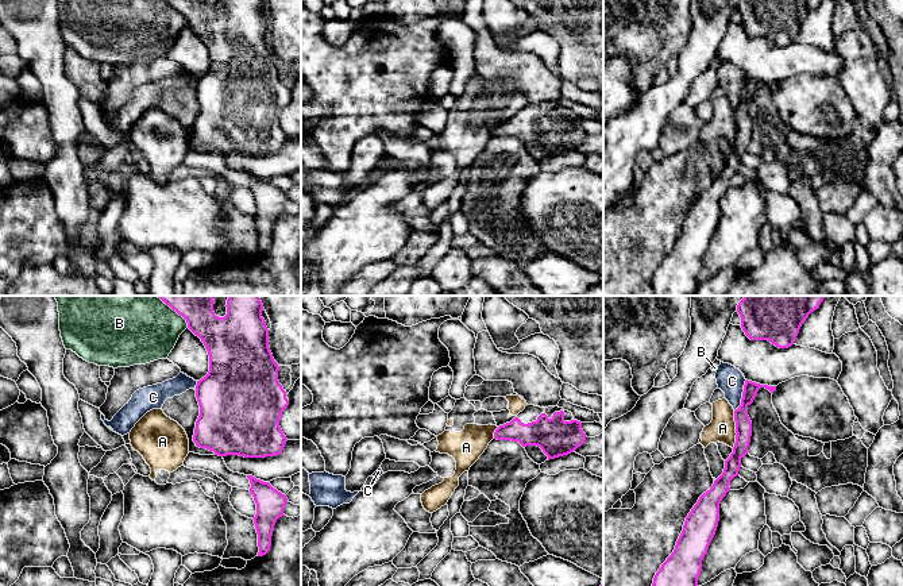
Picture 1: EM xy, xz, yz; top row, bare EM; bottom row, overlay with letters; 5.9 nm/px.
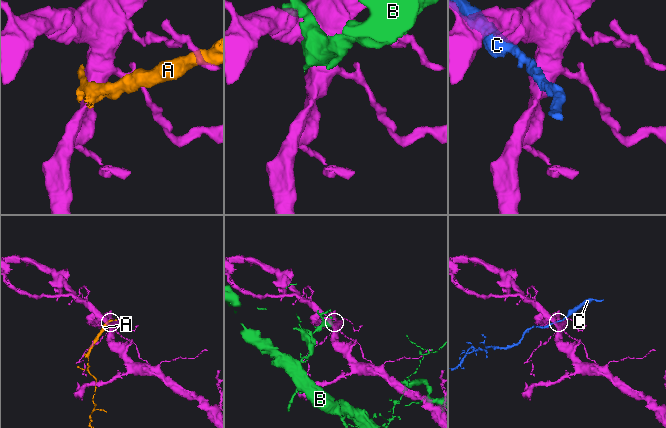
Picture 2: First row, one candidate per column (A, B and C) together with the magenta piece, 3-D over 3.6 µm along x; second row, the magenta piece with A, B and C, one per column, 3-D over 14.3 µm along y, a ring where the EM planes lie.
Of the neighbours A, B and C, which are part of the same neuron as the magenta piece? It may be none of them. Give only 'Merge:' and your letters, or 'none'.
Merge: none

